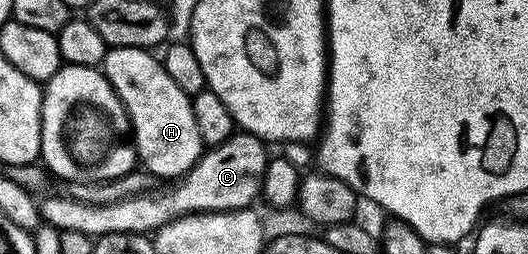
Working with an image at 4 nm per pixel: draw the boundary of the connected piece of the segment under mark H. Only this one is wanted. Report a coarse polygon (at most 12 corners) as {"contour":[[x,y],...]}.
{"contour":[[112,47],[105,79],[140,165],[176,180],[203,147],[190,95],[156,53]]}

